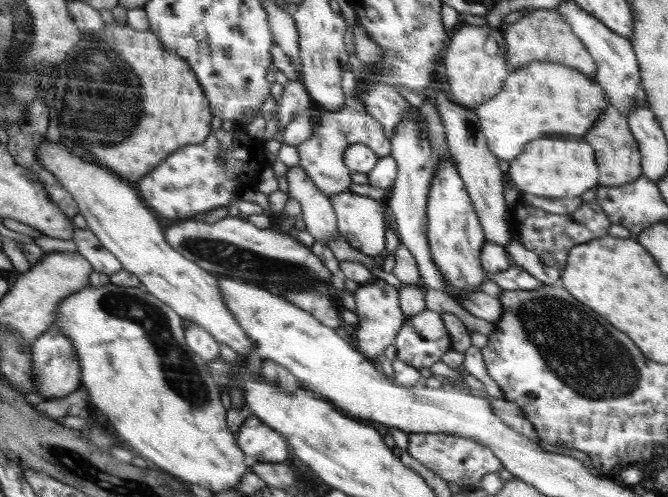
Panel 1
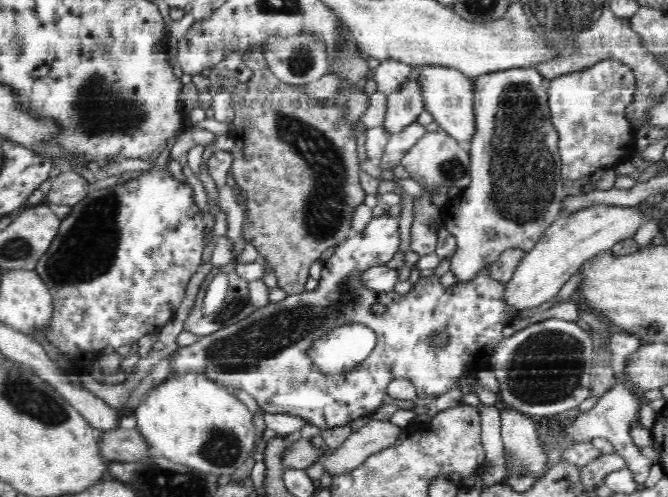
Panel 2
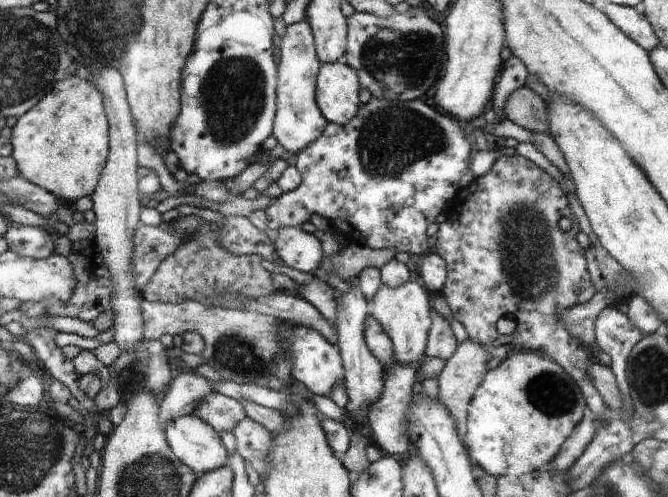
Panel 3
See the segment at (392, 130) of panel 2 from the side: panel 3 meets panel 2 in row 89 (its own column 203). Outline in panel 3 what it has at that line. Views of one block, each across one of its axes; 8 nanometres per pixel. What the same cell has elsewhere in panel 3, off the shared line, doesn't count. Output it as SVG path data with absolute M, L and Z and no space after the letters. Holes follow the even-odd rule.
M215 390L196 404L193 414L220 434L233 432L247 418L245 407L240 401L227 398Z

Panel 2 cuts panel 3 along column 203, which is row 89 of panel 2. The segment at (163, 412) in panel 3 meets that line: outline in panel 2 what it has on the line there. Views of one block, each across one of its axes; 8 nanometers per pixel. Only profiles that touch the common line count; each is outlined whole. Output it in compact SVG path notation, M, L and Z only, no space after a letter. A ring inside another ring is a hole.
M384 60L380 61L373 79L378 85L377 92L388 96L409 83L413 76L415 75L412 66L398 60Z

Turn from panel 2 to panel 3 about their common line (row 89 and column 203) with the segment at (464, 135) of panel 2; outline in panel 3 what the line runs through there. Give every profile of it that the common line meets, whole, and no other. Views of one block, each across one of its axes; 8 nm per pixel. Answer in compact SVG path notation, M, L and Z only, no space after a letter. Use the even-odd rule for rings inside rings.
M196 415L179 417L164 432L173 454L198 476L228 464L228 454L220 432Z

